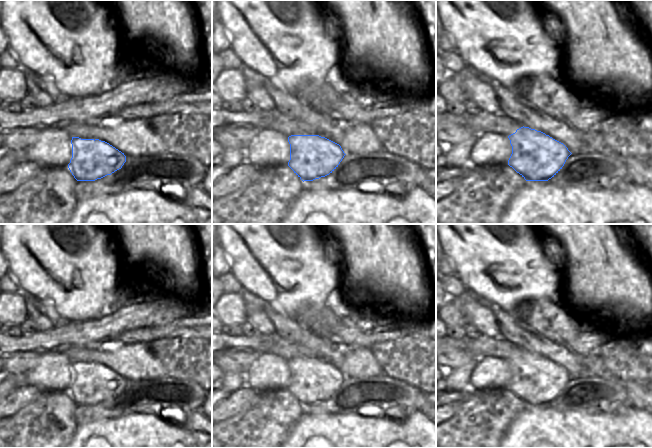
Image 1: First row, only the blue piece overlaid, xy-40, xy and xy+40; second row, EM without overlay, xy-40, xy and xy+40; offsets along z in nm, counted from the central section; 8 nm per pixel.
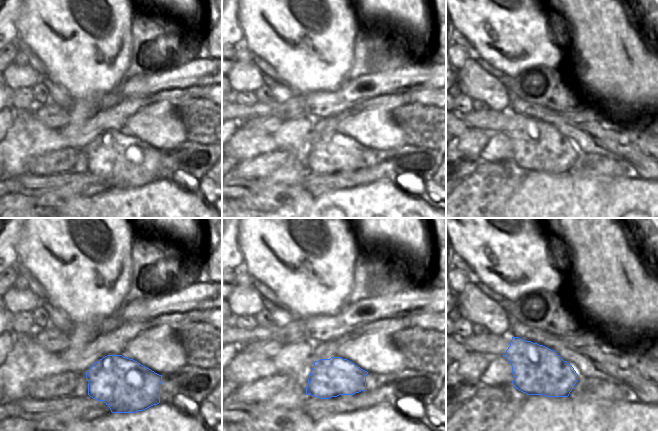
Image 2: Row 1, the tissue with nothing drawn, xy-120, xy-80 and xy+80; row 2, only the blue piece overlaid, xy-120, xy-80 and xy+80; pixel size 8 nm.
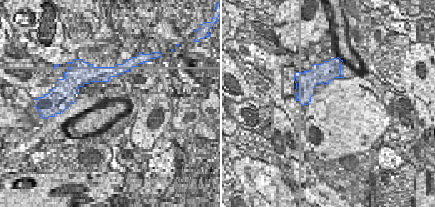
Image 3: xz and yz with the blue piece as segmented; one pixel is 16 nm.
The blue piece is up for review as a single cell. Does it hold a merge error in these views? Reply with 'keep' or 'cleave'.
cleave

